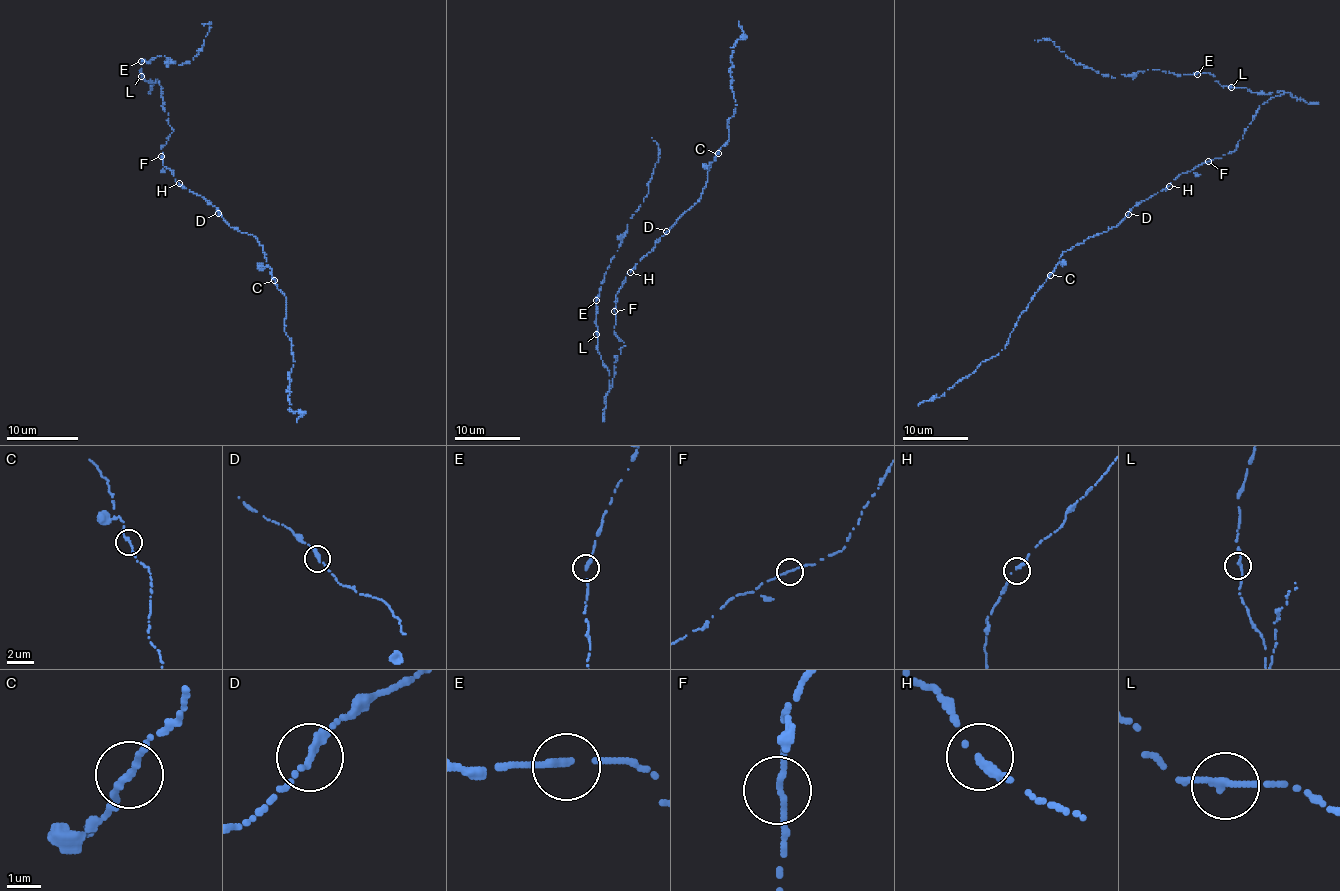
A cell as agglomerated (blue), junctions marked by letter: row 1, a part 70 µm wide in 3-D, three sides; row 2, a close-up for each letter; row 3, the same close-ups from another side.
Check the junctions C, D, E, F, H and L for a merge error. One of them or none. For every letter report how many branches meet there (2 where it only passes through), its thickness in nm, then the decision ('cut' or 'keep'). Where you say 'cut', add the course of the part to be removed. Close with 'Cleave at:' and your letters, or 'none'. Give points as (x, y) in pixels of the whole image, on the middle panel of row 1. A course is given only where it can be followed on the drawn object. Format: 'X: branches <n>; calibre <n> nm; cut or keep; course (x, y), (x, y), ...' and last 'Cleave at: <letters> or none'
C: branches 2; calibre 220 nm; keep
D: branches 2; calibre 200 nm; keep
E: branches 2; calibre 220 nm; keep
F: branches 2; calibre 160 nm; keep
H: branches 2; calibre 240 nm; keep
L: branches 2; calibre 200 nm; keep
Cleave at: none

